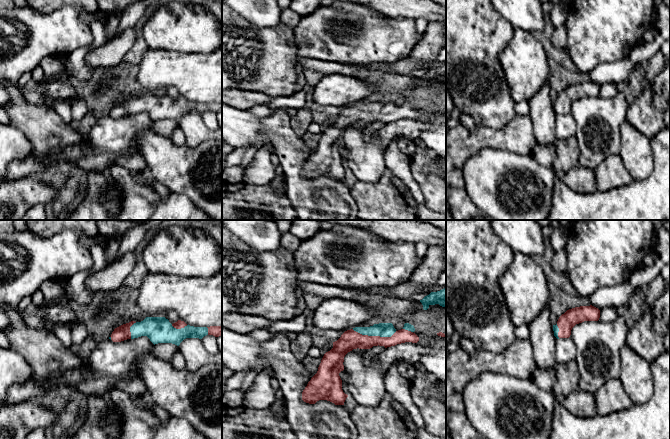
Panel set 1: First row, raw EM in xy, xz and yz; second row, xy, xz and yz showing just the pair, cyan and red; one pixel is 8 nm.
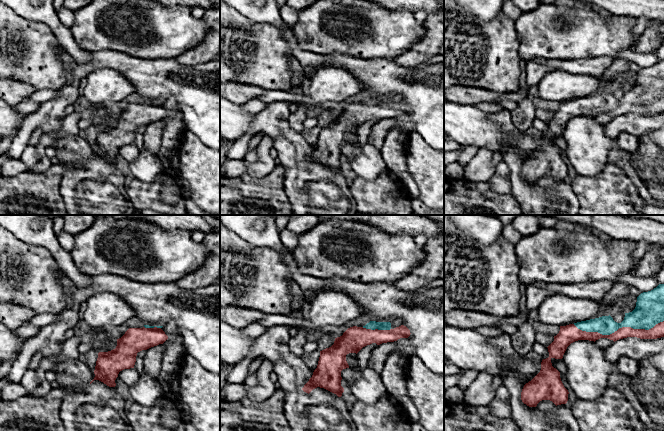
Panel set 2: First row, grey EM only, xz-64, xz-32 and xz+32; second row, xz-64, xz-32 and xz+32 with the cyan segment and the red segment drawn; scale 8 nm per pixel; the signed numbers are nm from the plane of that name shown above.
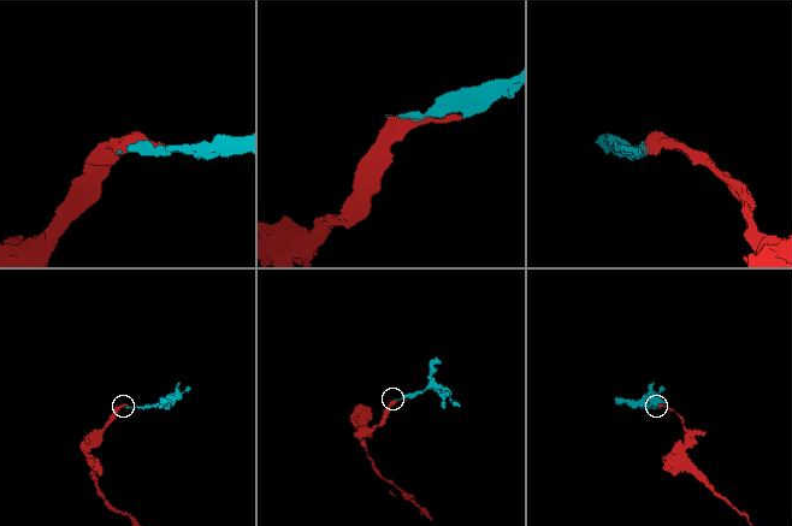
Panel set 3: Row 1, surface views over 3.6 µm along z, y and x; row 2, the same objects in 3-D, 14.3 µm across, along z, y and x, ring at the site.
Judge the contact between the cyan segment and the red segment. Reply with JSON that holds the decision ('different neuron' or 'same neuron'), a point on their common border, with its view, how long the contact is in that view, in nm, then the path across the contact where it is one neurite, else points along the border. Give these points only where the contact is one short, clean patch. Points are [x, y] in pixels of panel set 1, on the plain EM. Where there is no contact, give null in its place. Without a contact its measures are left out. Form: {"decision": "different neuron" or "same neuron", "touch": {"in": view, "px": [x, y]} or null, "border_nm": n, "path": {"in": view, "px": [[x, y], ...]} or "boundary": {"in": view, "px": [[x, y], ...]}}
{"decision": "same neuron", "touch": {"in": "xz", "px": [374, 111]}, "border_nm": 360}

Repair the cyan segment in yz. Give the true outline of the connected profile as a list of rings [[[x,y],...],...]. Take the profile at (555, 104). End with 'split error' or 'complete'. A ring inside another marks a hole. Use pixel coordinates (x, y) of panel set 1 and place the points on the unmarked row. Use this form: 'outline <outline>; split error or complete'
outline [[[592,81],[580,82],[567,86],[562,90],[556,101],[553,101],[554,112],[559,114],[569,114],[572,104],[584,97],[598,97],[600,86]]]; split error

